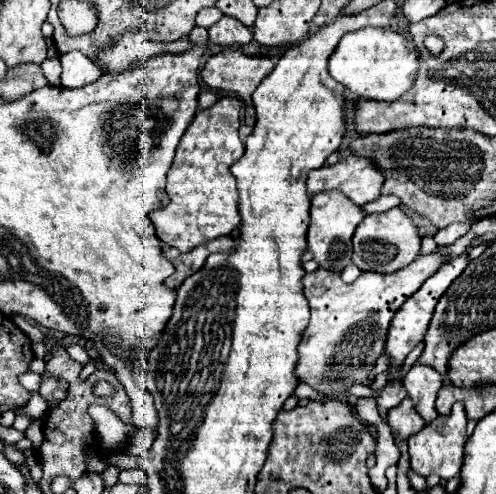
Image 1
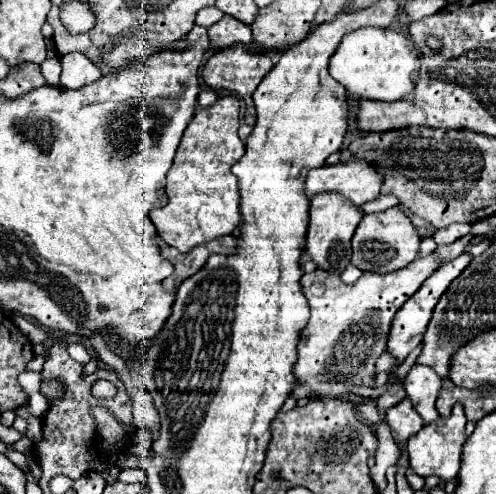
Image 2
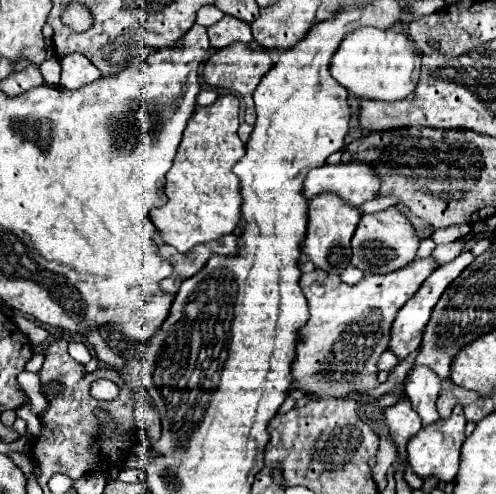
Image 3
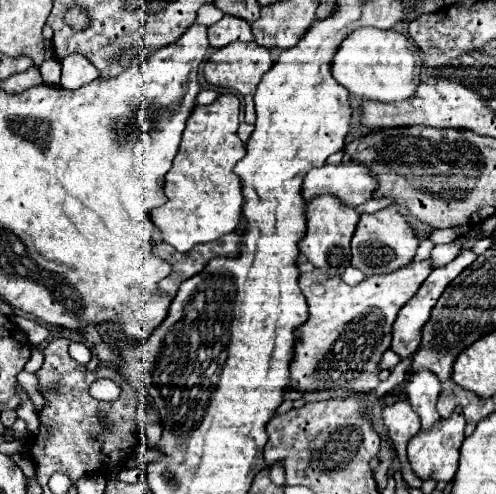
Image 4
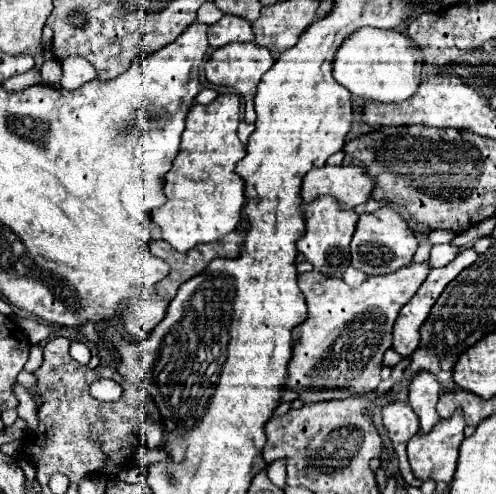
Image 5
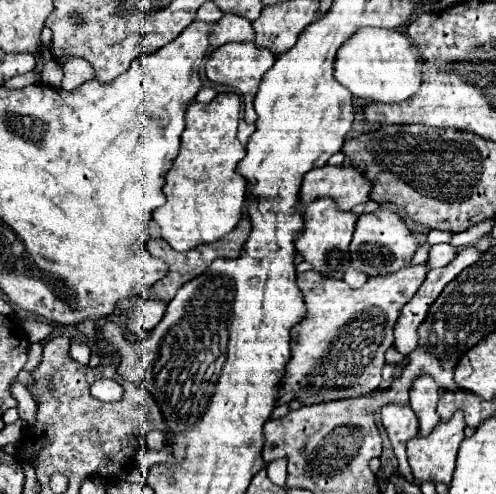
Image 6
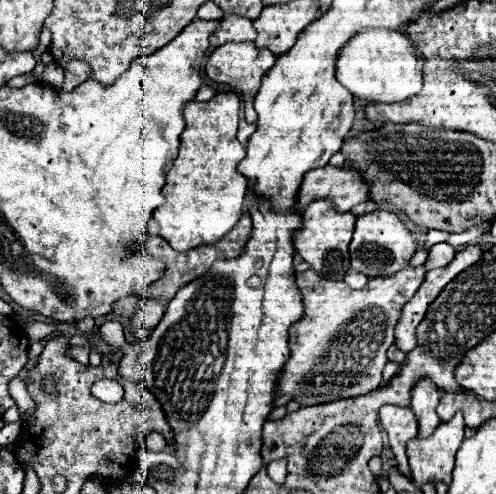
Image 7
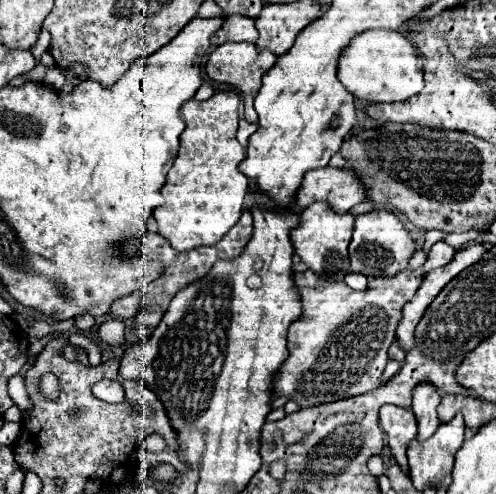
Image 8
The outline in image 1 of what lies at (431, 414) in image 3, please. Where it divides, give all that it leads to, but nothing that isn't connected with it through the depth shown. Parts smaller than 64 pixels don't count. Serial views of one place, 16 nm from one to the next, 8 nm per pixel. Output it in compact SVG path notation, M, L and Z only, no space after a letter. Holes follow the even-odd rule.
M414 362L414 366L404 376L402 382L404 382L408 396L414 402L416 412L424 418L424 422L430 424L432 420L436 420L438 412L434 408L434 402L436 402L438 390L442 388L442 376L434 368Z

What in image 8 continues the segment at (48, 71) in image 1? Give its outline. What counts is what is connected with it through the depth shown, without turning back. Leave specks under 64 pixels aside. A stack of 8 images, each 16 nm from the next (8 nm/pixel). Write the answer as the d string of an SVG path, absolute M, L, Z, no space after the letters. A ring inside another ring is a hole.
M52 66L52 68L46 70L46 80L44 80L44 84L48 84L48 86L54 88L54 90L60 90L60 88L64 86L64 82L66 82L66 76L64 76L64 70L62 70L62 68Z

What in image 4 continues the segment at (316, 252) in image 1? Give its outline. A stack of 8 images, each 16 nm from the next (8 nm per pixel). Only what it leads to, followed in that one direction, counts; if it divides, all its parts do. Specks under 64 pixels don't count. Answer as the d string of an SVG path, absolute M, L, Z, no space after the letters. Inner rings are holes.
M318 196L306 206L306 234L298 242L300 252L328 276L342 276L350 264L350 238L358 224L360 214L354 208L344 208L336 196Z

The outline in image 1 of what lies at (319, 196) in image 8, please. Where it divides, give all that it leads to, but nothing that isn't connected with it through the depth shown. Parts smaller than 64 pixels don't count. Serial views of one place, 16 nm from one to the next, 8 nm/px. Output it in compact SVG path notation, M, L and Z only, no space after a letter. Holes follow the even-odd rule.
M350 156L334 166L322 166L318 170L312 170L306 180L306 190L308 196L338 190L354 204L362 206L380 196L382 182L382 172L370 160Z

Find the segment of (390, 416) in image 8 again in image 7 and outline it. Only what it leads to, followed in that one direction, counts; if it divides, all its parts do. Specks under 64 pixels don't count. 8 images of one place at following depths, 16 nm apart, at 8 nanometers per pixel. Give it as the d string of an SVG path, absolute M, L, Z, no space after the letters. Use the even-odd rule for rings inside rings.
M386 404L380 408L380 424L388 434L390 448L398 460L400 470L410 478L410 468L406 460L406 444L418 434L418 422L414 412L410 408Z

